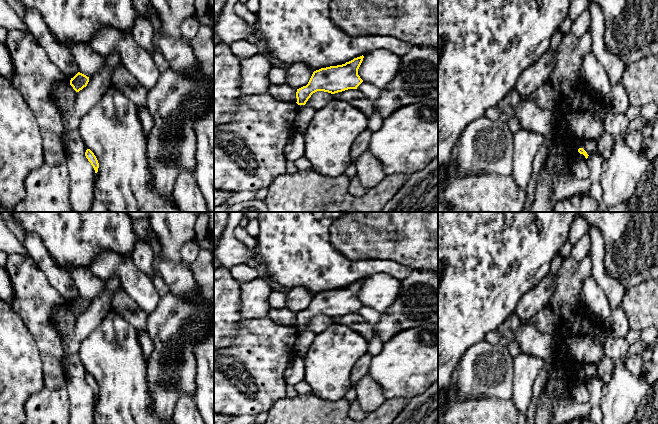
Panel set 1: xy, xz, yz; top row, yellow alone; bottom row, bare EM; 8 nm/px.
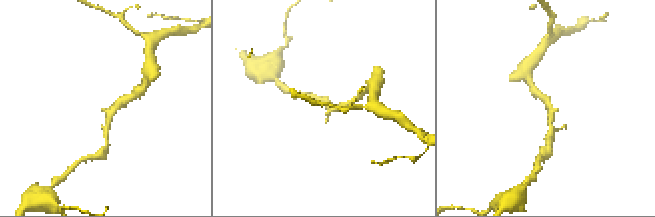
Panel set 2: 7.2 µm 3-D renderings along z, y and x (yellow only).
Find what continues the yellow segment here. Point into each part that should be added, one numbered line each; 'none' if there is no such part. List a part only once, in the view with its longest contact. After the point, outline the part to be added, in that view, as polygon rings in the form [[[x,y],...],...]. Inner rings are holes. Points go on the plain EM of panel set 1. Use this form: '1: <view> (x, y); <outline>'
none

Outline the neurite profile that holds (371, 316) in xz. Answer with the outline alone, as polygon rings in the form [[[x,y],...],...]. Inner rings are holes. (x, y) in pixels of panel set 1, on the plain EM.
[[[362,306],[357,313],[374,329],[380,320],[381,313],[367,306]]]

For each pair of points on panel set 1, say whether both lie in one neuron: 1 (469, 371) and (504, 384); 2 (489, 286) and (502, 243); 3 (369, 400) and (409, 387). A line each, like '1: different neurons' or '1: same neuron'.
1: same neuron
2: same neuron
3: different neurons

